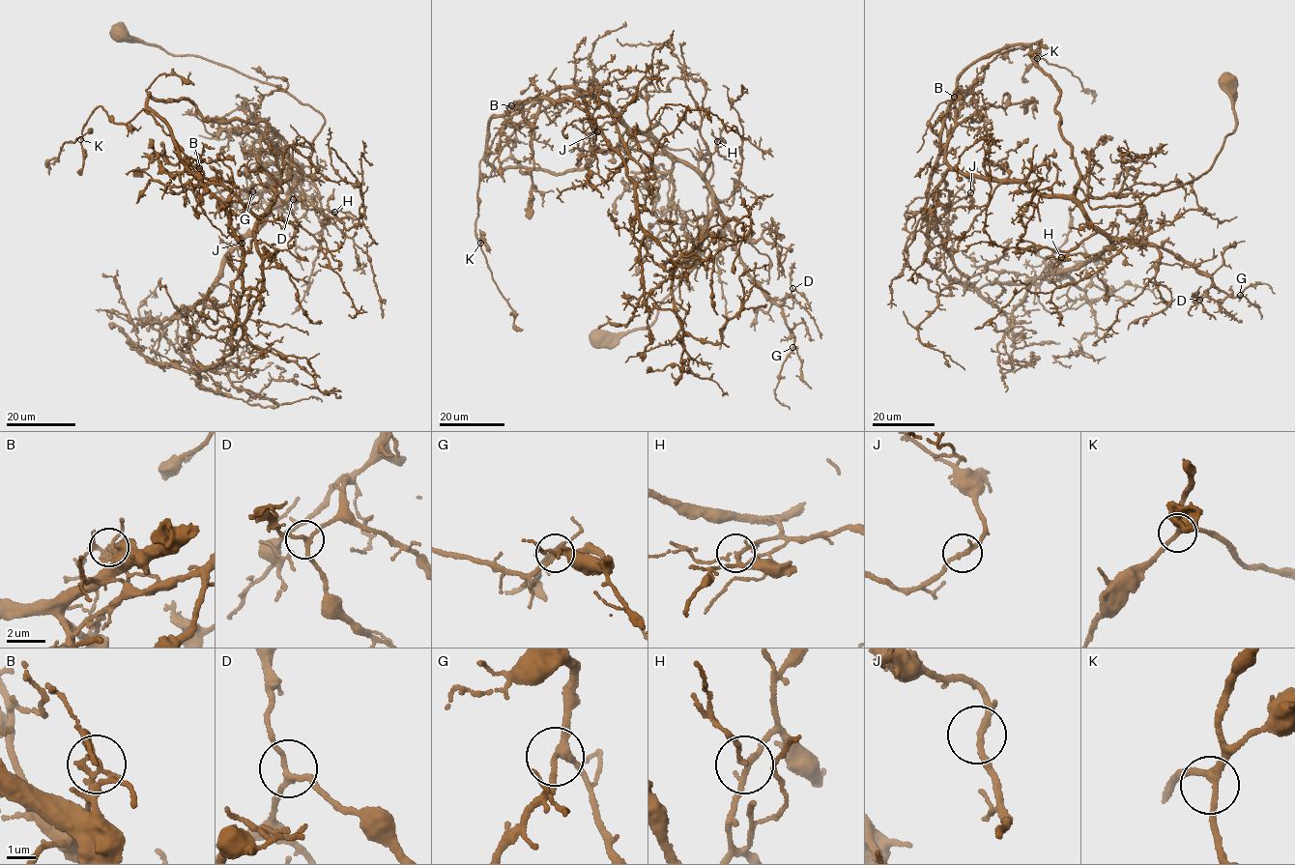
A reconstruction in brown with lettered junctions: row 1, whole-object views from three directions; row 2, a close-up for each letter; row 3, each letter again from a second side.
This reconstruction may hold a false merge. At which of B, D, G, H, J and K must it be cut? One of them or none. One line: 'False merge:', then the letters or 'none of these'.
False merge: none of these

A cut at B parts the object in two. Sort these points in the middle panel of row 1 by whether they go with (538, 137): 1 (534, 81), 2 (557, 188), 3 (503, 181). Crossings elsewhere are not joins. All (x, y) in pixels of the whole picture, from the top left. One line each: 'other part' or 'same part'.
1: other part
2: same part
3: same part

